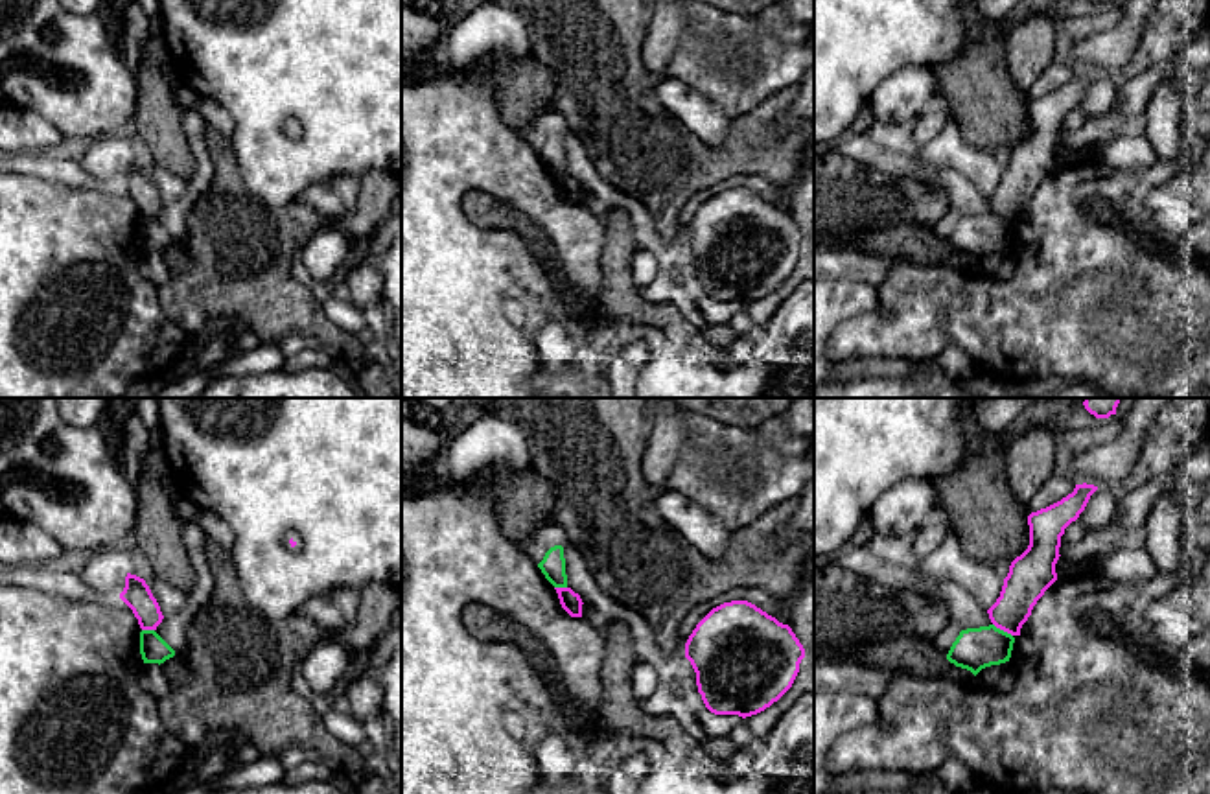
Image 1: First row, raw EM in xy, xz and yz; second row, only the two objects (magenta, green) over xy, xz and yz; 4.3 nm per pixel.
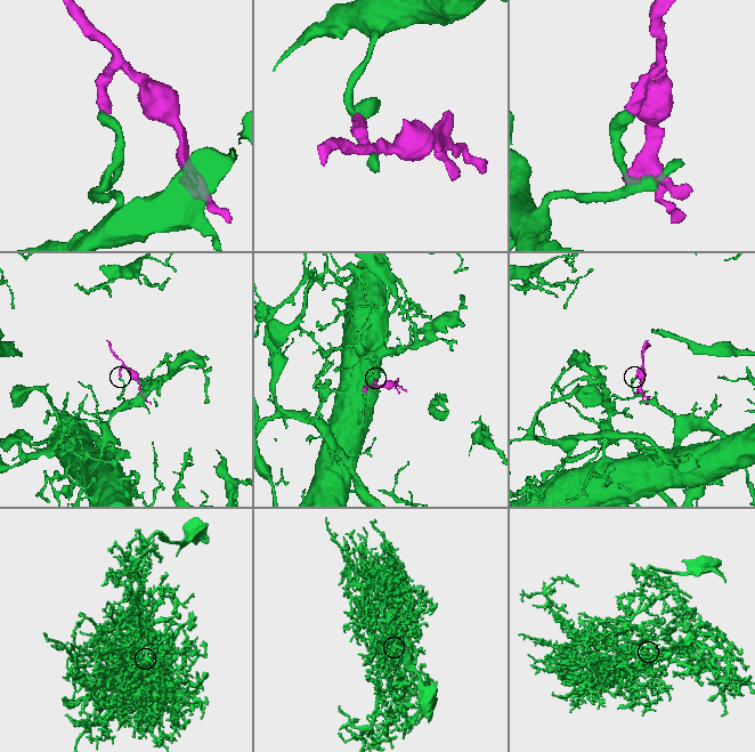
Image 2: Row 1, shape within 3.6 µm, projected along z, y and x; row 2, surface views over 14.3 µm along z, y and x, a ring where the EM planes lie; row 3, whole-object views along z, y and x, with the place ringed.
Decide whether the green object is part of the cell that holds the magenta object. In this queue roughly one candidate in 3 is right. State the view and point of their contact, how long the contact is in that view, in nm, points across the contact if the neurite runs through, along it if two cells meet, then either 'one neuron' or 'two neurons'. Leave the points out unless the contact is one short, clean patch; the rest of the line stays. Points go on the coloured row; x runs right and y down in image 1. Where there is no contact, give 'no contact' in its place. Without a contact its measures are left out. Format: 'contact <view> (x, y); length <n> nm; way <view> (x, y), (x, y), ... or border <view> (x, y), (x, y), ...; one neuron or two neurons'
contact yz (1002, 629); length 110 nm; border yz (993, 623), (1012, 636); two neurons

